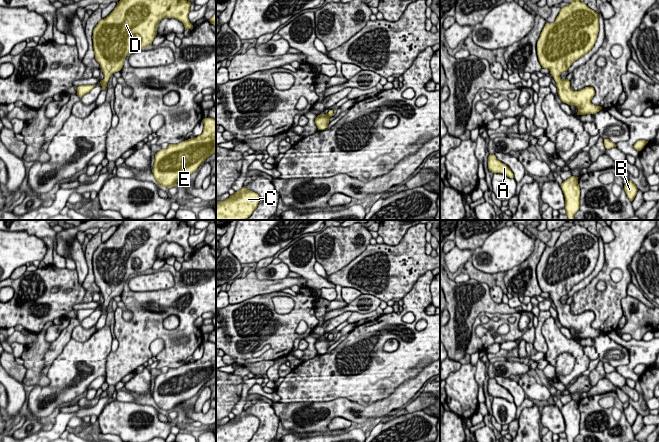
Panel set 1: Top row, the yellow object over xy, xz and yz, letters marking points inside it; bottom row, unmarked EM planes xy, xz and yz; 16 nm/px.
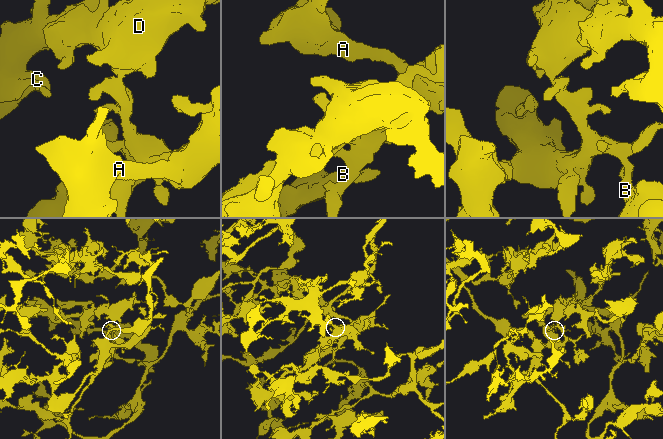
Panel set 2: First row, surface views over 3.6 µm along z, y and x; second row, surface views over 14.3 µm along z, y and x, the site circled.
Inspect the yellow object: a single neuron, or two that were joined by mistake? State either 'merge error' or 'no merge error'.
no merge error

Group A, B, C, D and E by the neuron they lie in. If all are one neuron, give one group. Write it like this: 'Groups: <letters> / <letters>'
Groups: A B C D E

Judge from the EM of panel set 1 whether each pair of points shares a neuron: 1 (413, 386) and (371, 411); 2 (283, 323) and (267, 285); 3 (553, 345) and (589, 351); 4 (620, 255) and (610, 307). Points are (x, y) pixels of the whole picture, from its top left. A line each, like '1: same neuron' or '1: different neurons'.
1: same neuron
2: different neurons
3: different neurons
4: same neuron

